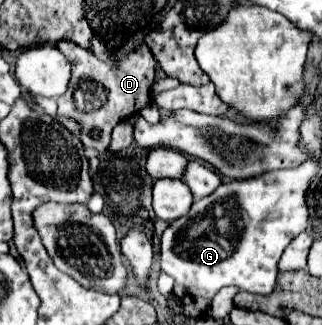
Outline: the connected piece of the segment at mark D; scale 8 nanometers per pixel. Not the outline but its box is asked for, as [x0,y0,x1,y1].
[56,41,156,151]

